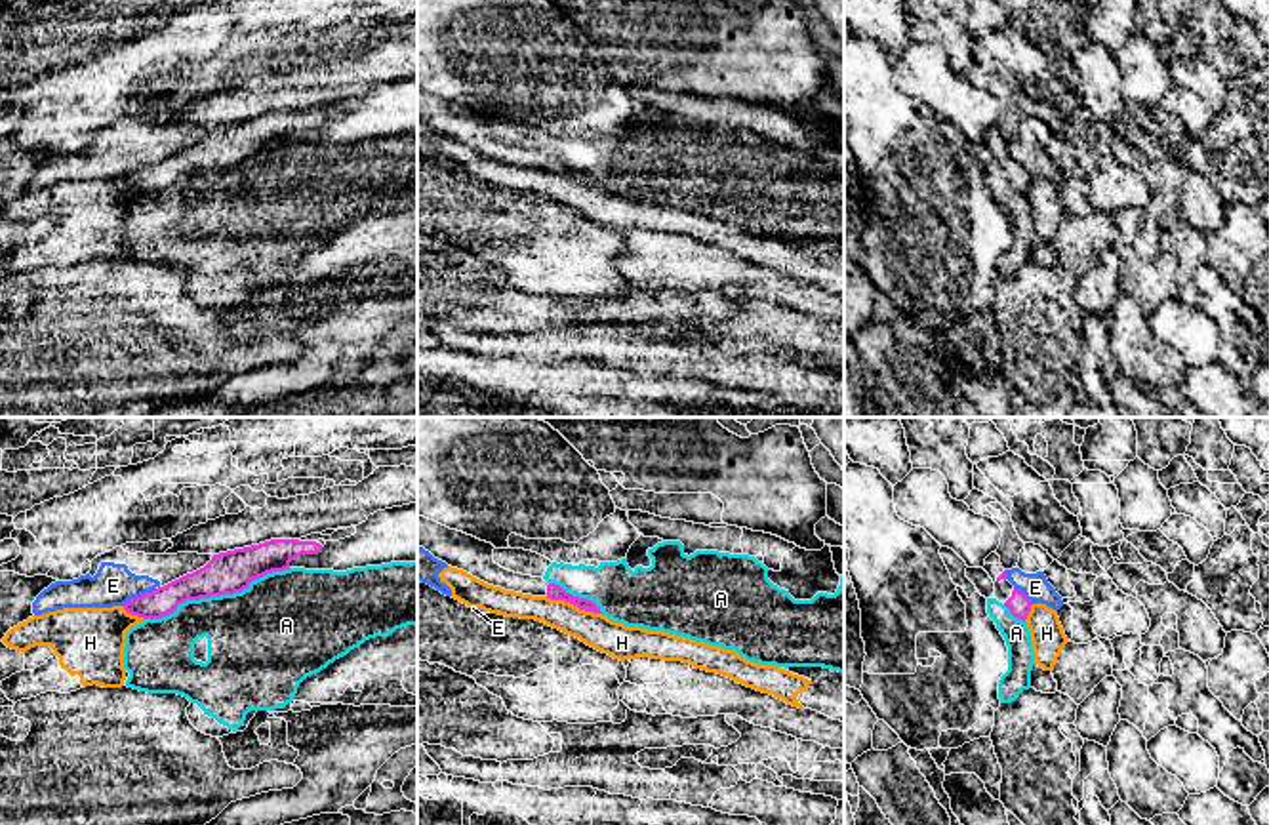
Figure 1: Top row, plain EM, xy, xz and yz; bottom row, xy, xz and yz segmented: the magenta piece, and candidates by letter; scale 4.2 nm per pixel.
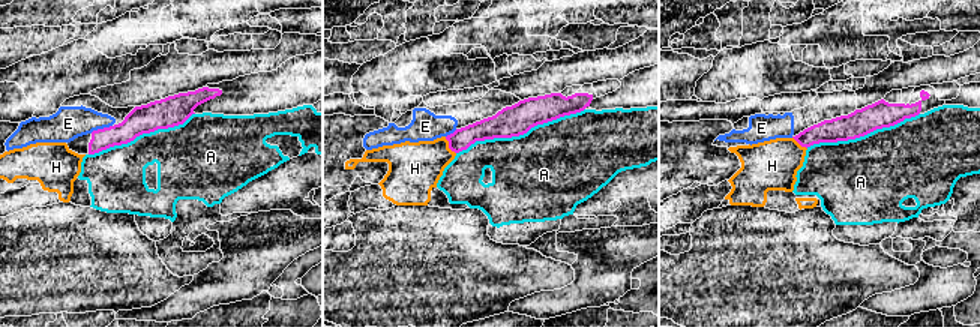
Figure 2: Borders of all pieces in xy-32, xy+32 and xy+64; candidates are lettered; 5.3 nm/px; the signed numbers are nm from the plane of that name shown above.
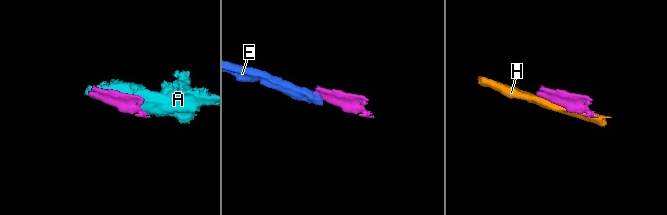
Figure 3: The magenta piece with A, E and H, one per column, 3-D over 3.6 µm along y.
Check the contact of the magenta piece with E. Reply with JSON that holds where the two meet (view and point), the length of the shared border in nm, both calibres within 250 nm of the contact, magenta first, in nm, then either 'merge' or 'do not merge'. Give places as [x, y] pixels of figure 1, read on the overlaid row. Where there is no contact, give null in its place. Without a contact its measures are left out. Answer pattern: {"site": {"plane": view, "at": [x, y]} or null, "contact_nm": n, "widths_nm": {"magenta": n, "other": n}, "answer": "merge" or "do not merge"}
{"site": {"plane": "xy", "at": [138, 597]}, "contact_nm": 160, "widths_nm": {"magenta": 120, "other": 180}, "answer": "do not merge"}

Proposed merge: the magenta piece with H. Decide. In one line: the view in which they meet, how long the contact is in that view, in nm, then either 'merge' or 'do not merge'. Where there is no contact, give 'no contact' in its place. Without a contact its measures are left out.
meets magenta in xz; contact 260 nm long; do not merge

